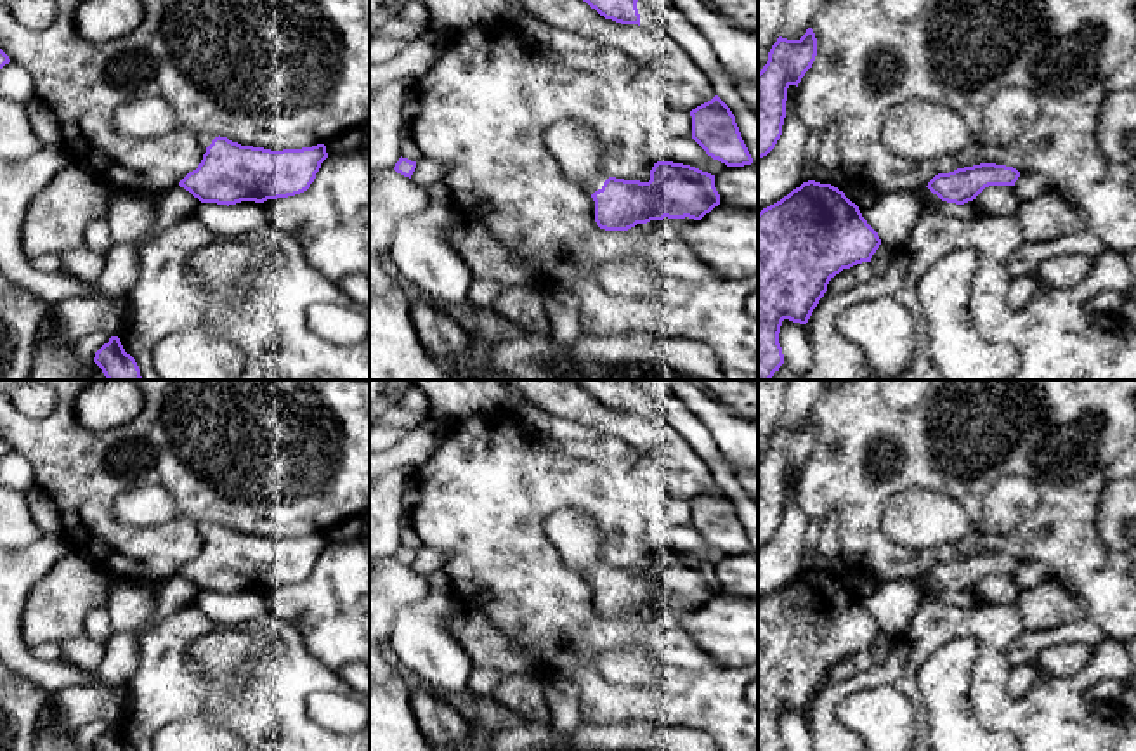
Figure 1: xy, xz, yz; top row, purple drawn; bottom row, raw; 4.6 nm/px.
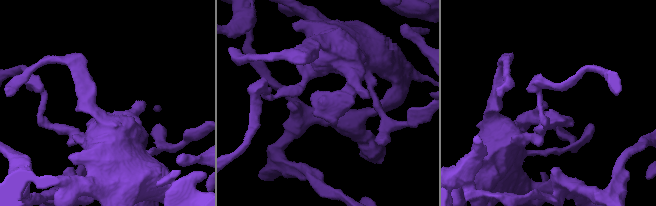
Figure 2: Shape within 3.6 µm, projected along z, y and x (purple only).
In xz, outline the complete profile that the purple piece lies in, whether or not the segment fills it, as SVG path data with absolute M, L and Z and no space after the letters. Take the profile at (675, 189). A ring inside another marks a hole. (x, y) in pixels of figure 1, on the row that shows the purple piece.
M564 120L545 128L543 142L565 177L593 198L600 229L628 231L664 217L701 220L720 205L715 175L683 163L654 163L649 182L607 177L602 142L581 121Z

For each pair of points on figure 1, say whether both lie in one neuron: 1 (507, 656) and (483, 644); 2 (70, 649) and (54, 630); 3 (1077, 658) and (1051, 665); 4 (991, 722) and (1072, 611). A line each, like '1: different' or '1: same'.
1: same
2: different
3: same
4: different

